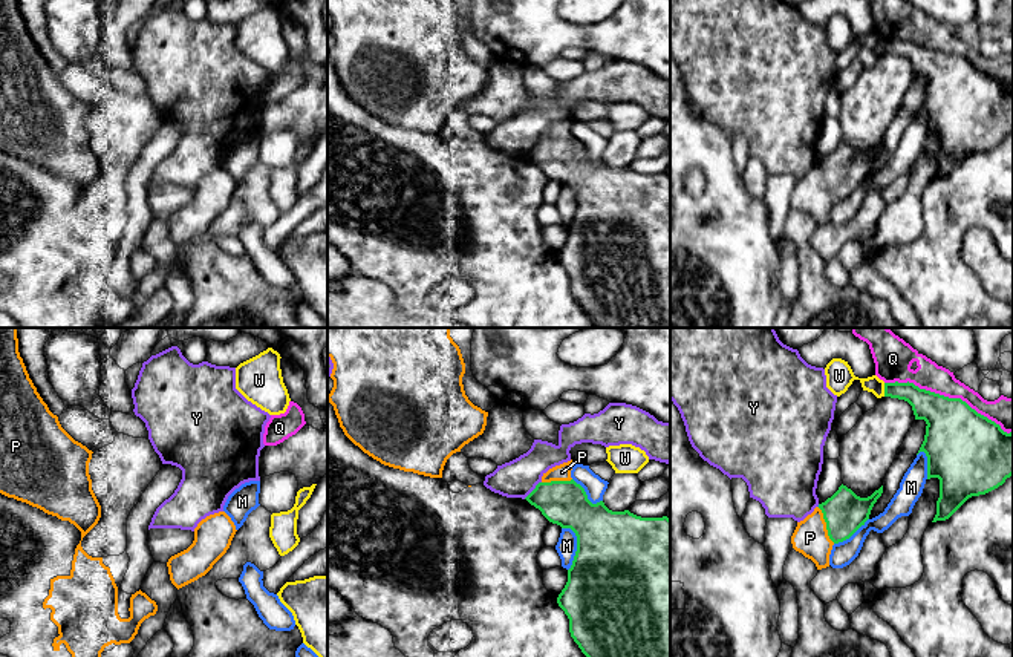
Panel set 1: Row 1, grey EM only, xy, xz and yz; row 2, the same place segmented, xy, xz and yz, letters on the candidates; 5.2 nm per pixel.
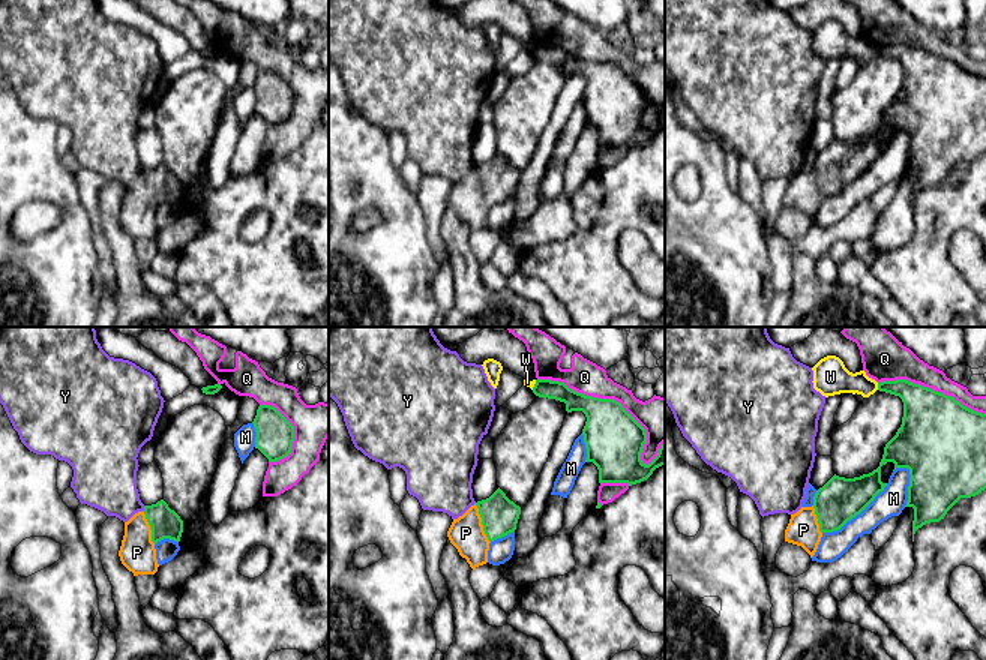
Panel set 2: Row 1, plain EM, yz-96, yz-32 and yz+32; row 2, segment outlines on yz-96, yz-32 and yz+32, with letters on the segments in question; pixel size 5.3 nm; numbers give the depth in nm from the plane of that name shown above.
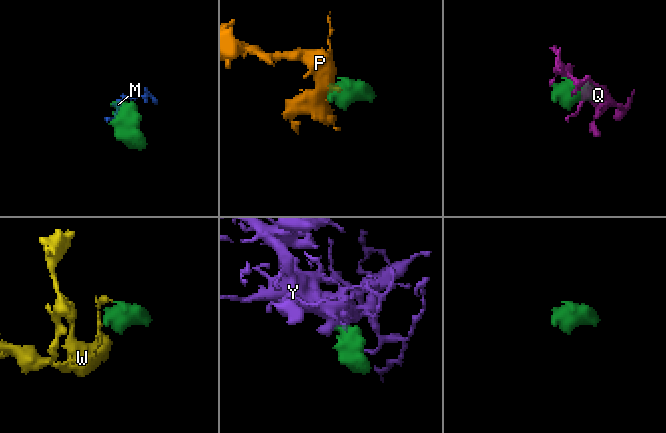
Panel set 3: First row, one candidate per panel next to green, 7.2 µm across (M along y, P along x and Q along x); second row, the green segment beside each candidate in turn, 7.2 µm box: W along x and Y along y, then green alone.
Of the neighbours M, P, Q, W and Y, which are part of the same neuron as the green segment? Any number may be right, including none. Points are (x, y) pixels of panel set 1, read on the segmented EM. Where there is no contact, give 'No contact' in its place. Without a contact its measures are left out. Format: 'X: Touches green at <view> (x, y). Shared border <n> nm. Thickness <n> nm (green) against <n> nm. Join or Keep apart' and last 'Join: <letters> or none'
M: Touches green at xz (577, 545). Shared border 240 nm. Thickness 500 nm (green) against 110 nm. Keep apart
P: Touches green at yz (827, 526). Shared border 220 nm. Thickness 220 nm (green) against 190 nm. Join
Q: Touches green at yz (947, 397). Shared border 700 nm. Thickness 380 nm (green) against 150 nm. Keep apart
W: Touches green at yz (885, 389). Shared border 70 nm. Thickness 160 nm (green) against 140 nm. Keep apart
Y: Touches green at xz (533, 490). Shared border 130 nm. Thickness 240 nm (green) against 200 nm. Keep apart
Join: P

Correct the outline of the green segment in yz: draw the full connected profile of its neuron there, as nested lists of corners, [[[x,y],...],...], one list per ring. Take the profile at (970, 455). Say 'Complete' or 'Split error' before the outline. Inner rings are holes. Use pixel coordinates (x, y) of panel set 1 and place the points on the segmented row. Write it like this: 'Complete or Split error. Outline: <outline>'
Complete. Outline: [[[884,383],[884,397],[904,400],[912,406],[915,420],[926,421],[924,441],[918,450],[927,456],[927,479],[940,479],[940,498],[932,522],[949,519],[969,498],[985,495],[1005,482],[1013,475],[1013,432],[1007,433],[999,424],[978,413],[961,398],[949,398],[914,383]]]

